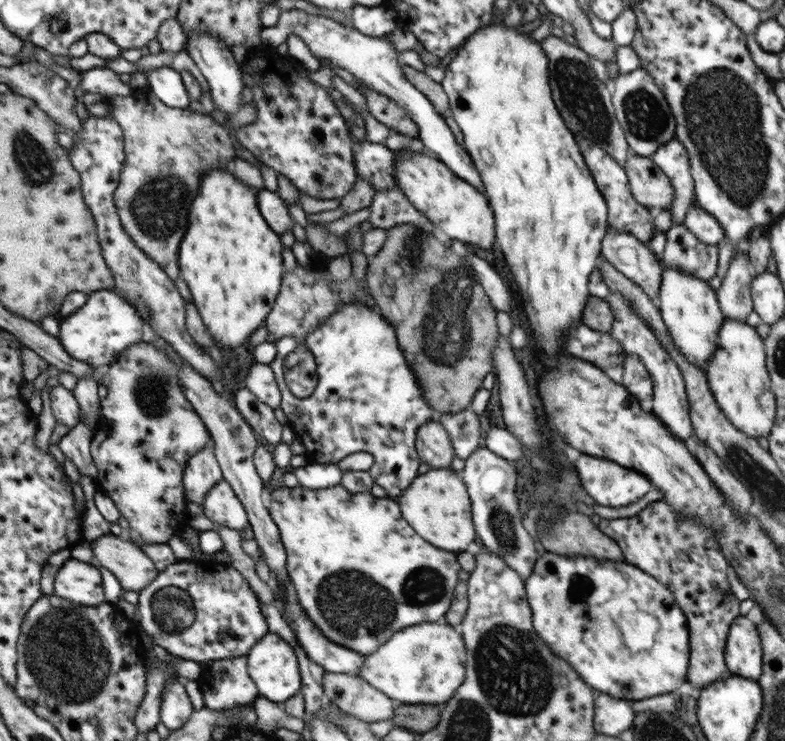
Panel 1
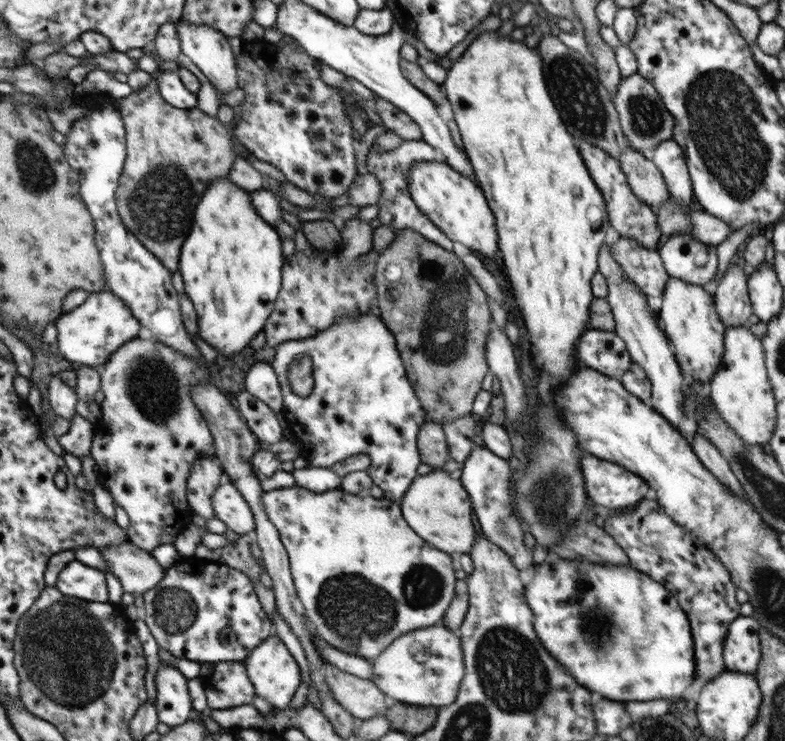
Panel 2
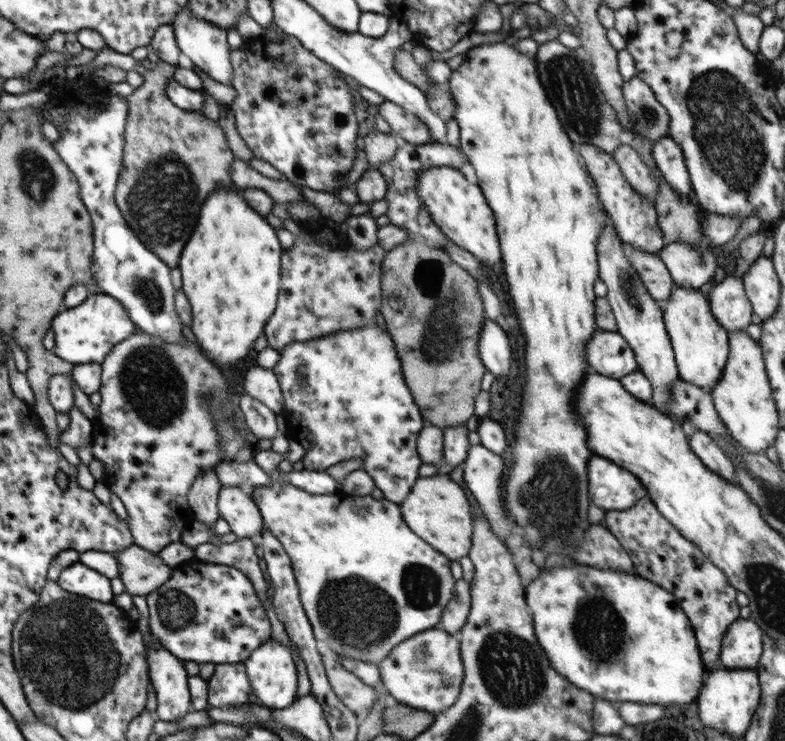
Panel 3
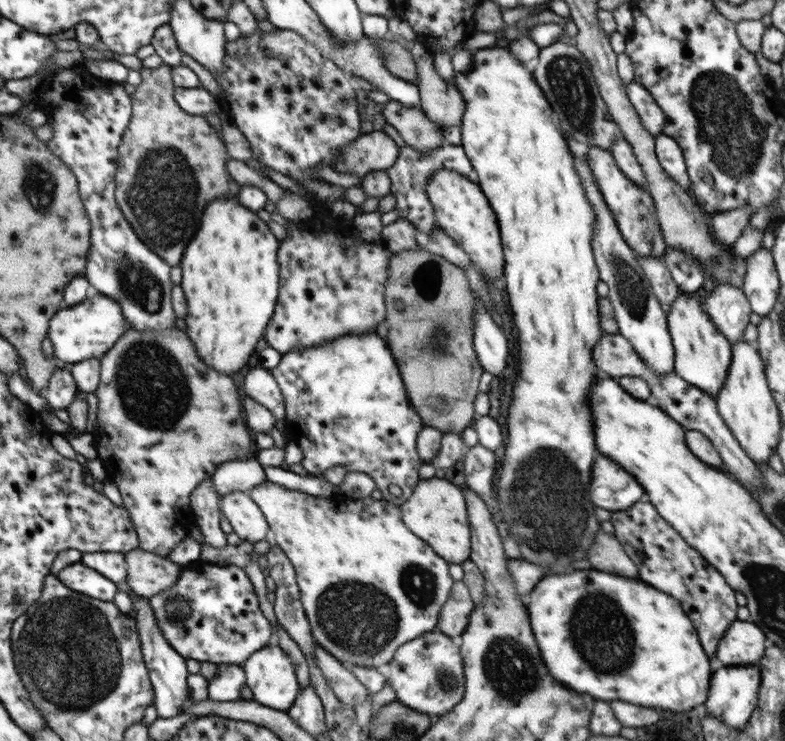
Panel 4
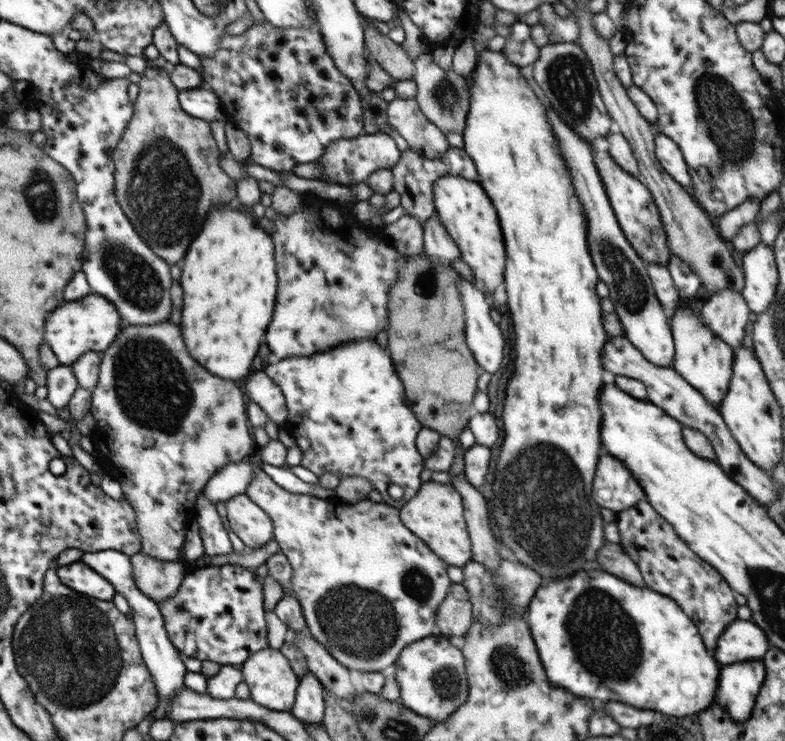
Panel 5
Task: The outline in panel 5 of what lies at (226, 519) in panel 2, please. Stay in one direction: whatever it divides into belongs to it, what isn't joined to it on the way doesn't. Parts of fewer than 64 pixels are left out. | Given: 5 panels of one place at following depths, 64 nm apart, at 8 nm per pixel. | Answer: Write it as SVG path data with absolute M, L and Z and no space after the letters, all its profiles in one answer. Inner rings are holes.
M246 493L232 496L225 503L230 528L248 551L260 549L273 539L274 528L270 516Z

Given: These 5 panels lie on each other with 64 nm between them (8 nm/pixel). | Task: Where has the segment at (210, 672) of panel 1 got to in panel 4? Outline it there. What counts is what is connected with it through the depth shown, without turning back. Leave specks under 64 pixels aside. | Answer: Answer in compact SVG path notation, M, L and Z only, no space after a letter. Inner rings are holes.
M217 665L214 678L209 681L209 698L214 702L234 702L242 700L240 692L248 684L245 678L245 669L241 665Z

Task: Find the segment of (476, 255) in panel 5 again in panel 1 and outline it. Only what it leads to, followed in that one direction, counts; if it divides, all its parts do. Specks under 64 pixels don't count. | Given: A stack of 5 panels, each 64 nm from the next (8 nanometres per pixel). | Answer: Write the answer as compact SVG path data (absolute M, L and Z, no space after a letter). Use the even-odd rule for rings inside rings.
M398 153L394 163L394 178L406 199L423 213L430 222L446 232L452 240L476 244L480 248L492 248L495 238L495 216L486 196L472 184L458 178L446 164L429 153Z

